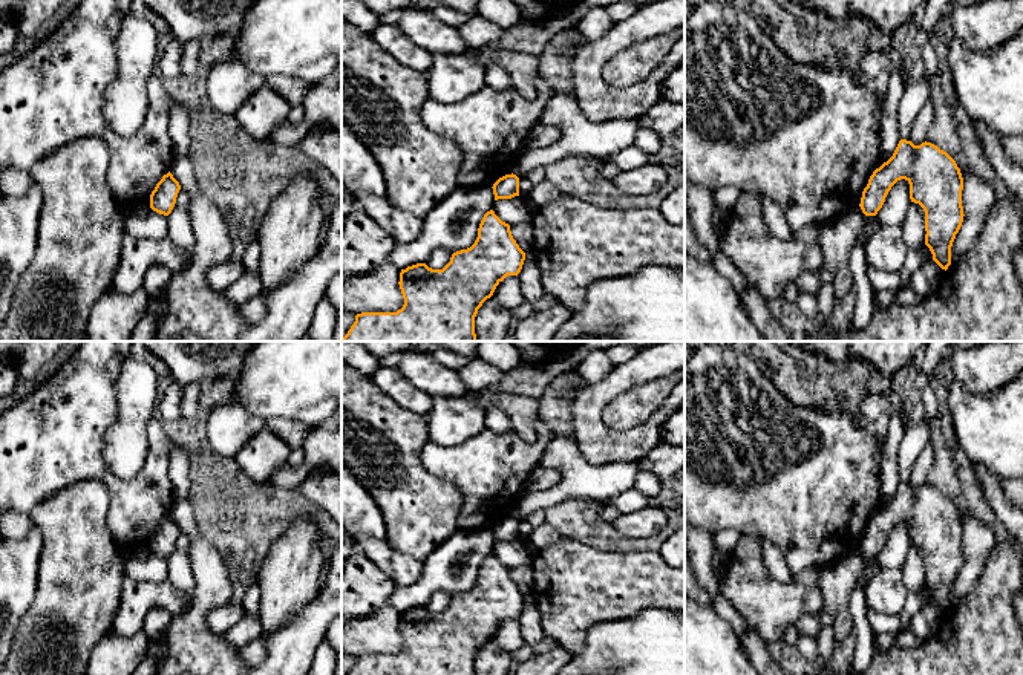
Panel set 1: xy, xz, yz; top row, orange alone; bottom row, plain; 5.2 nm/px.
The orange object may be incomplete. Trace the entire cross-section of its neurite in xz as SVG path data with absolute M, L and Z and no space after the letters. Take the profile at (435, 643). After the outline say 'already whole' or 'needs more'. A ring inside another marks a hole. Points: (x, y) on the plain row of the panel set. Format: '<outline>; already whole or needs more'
M490 553L475 586L453 595L443 612L426 606L401 612L401 652L357 657L348 675L475 675L478 652L507 618L521 615L524 603L510 568Z; already whole

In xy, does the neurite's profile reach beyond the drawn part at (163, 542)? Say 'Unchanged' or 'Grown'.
Unchanged

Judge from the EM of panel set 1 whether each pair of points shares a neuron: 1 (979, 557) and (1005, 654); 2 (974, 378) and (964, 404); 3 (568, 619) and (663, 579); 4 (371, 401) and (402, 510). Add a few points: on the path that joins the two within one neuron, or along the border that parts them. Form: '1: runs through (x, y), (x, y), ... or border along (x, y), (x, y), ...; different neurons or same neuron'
1: border along (996, 541), (974, 588), (960, 600); different neurons
2: border along (954, 375), (976, 394), (990, 394), (1005, 384); different neurons
3: runs through (591, 596), (601, 593), (608, 585), (640, 582); same neuron
4: runs through (377, 429), (383, 447), (383, 469), (397, 482); same neuron

